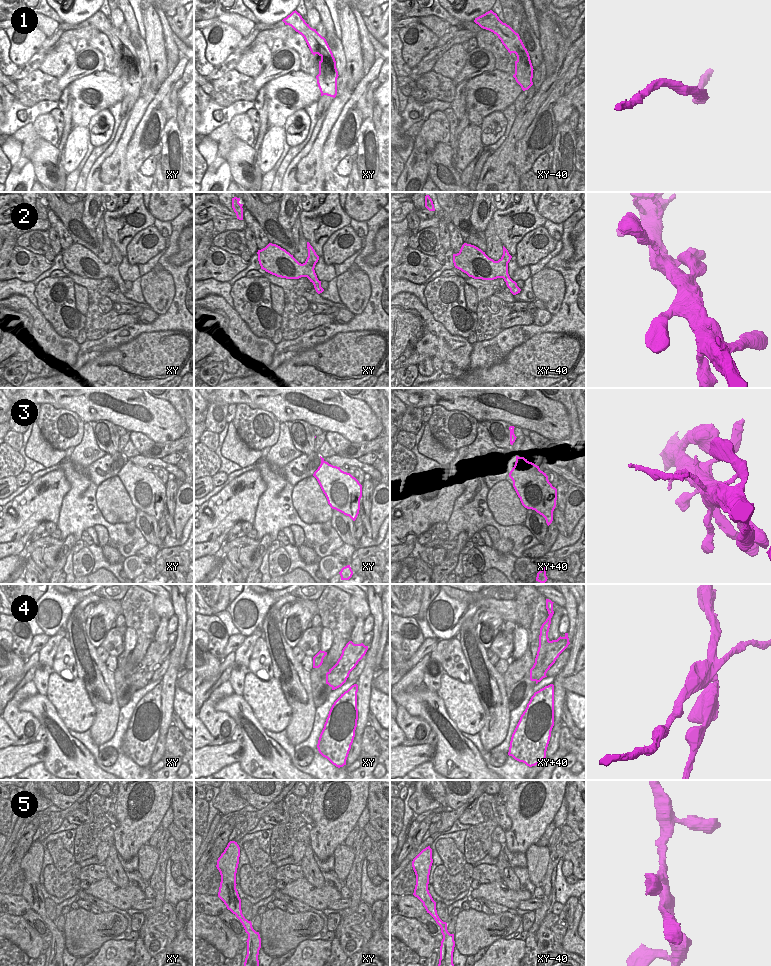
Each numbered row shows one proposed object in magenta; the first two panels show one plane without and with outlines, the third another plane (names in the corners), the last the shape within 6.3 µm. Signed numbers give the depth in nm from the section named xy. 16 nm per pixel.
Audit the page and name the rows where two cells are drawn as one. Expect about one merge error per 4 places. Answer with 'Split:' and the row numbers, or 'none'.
Split: 4

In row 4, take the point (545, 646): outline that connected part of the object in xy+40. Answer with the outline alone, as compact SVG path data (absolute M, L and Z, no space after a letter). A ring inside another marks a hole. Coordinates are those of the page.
M546 599L546 609L549 616L540 628L539 647L535 658L536 663L541 663L547 653L551 653L552 650L556 650L560 646L560 642L558 642L557 640L550 641L548 638L551 618L554 614L553 603L554 602L552 602L551 600Z

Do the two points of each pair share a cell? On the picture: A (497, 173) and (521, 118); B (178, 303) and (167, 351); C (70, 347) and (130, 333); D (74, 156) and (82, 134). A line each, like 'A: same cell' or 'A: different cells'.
A: same cell
B: different cells
C: different cells
D: same cell

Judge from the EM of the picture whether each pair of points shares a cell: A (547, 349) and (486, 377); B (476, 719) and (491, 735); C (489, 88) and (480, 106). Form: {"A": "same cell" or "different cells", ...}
{"A": "same cell", "B": "different cells", "C": "same cell"}

